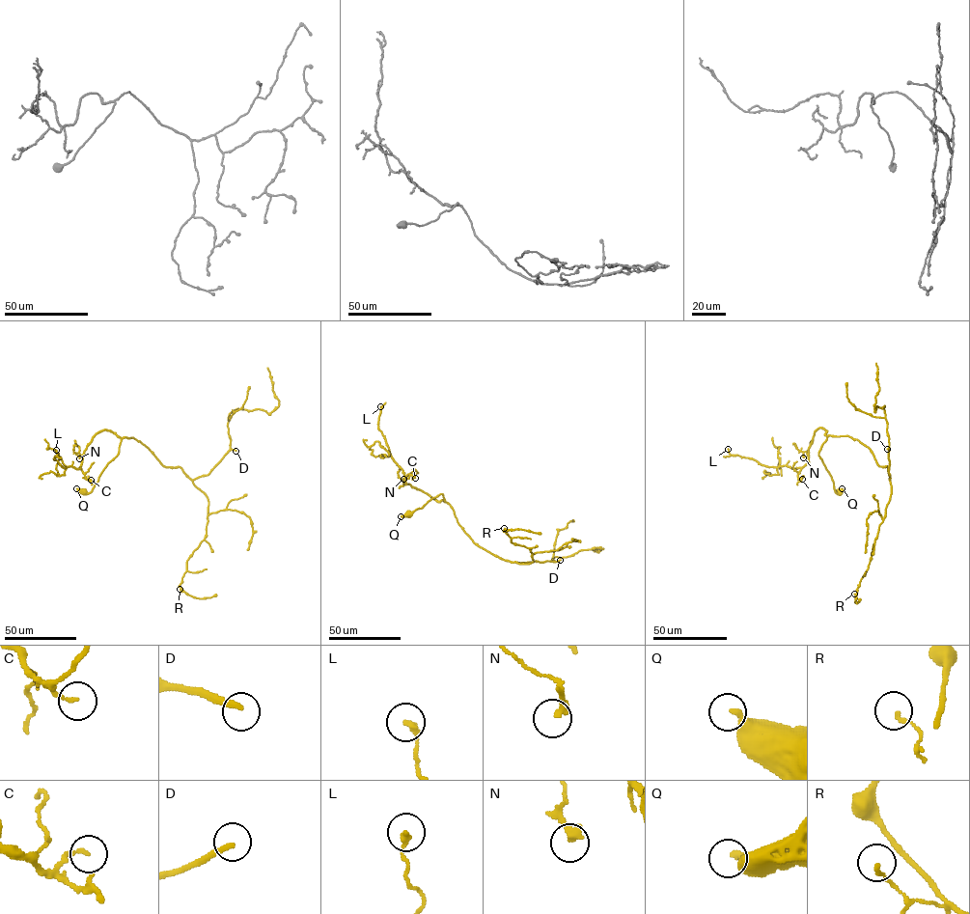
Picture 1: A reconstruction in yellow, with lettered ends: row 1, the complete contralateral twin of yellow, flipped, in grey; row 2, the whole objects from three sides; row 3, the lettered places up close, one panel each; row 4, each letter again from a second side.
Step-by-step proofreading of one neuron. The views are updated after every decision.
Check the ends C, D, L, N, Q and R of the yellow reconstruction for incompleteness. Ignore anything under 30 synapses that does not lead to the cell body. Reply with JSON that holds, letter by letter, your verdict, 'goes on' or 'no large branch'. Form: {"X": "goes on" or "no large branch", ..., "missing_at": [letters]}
{"C": "no large branch", "D": "goes on", "L": "no large branch", "N": "no large branch", "Q": "no large branch", "R": "no large branch", "missing_at": ["D"]}

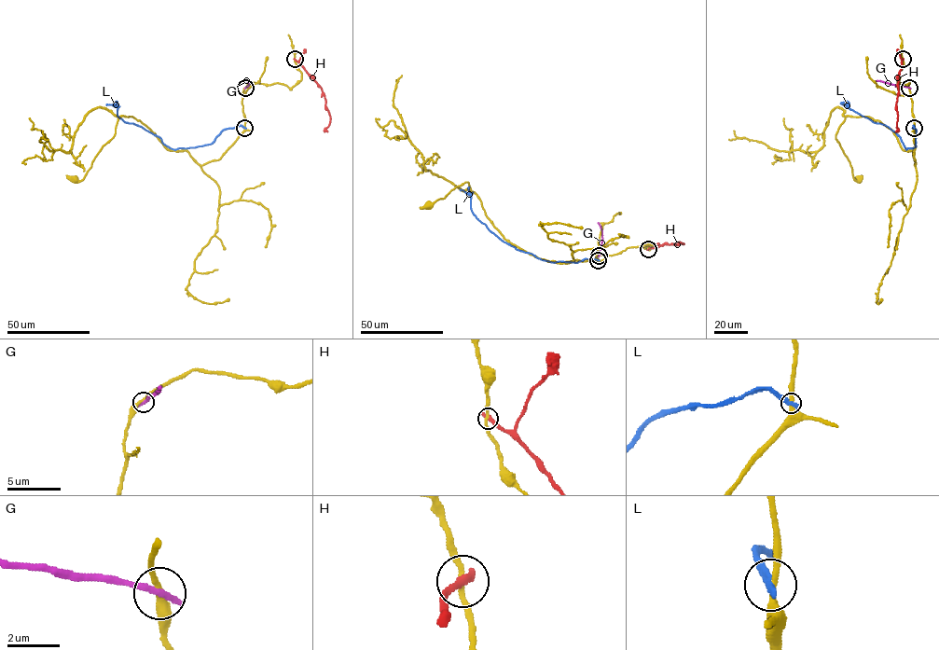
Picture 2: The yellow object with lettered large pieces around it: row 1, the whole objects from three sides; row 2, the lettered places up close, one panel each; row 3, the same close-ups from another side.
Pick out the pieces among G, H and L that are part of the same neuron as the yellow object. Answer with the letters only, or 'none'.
none

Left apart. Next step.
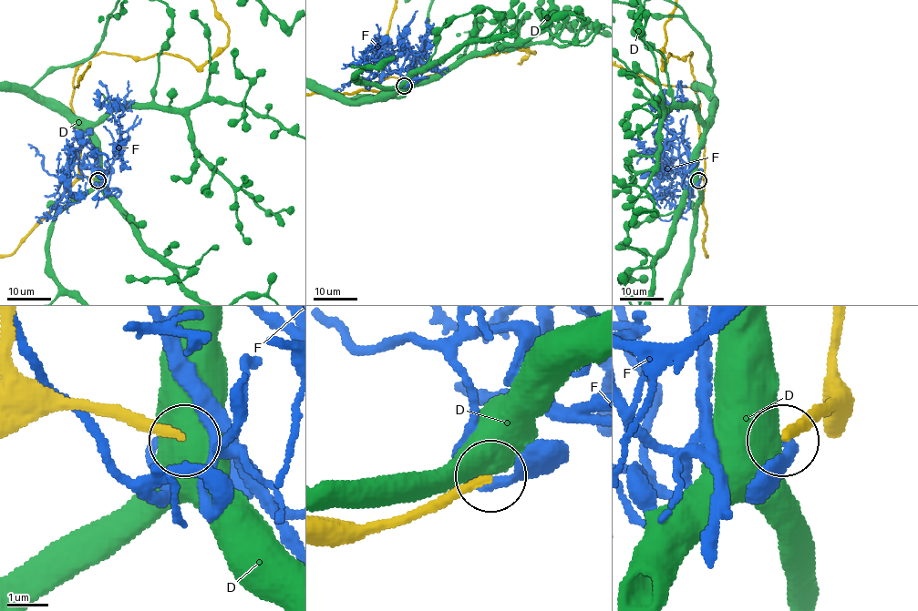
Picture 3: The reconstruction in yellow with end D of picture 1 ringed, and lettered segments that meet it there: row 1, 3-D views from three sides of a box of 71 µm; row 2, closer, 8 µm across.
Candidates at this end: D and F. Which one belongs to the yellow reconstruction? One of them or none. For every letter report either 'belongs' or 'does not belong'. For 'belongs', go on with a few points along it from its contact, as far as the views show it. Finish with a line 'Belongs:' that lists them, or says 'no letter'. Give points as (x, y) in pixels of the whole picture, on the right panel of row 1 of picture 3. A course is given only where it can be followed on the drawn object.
D: does not belong
F: does not belong
Belongs: no letter

